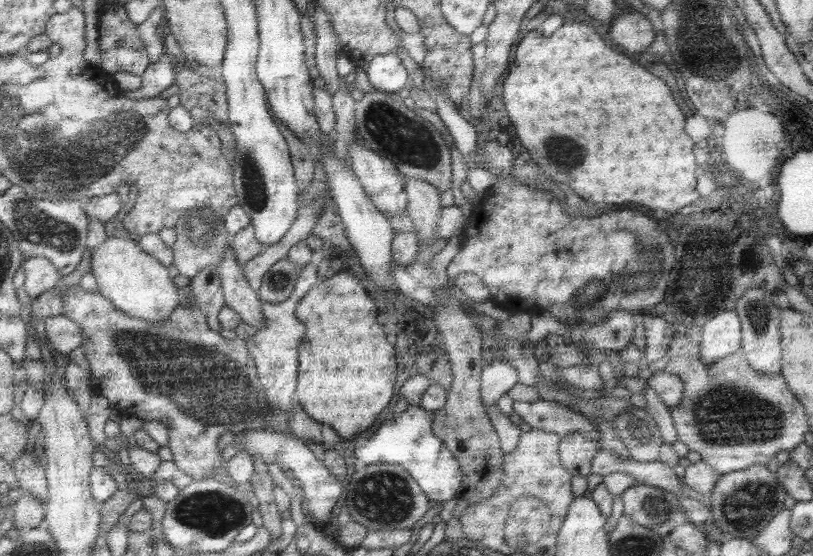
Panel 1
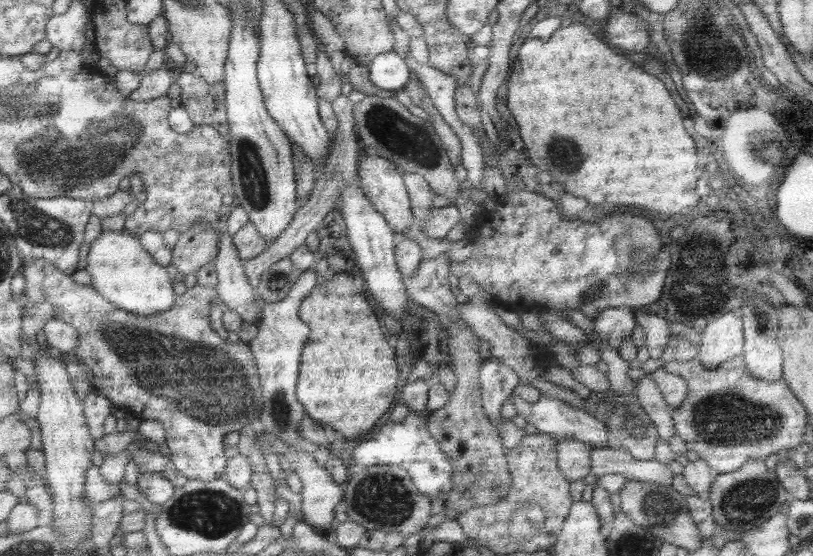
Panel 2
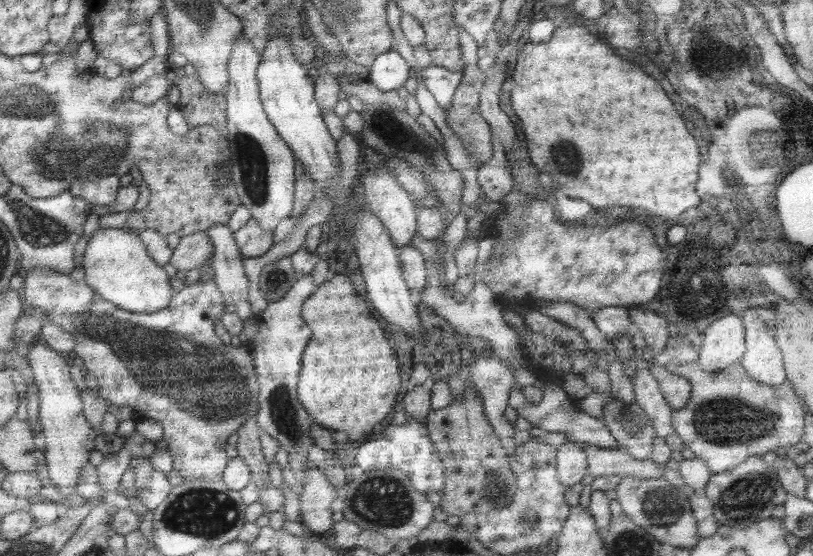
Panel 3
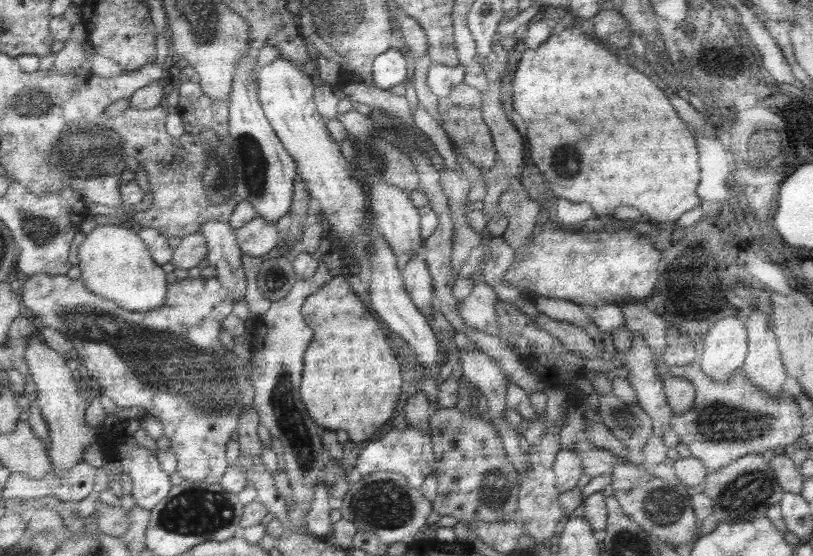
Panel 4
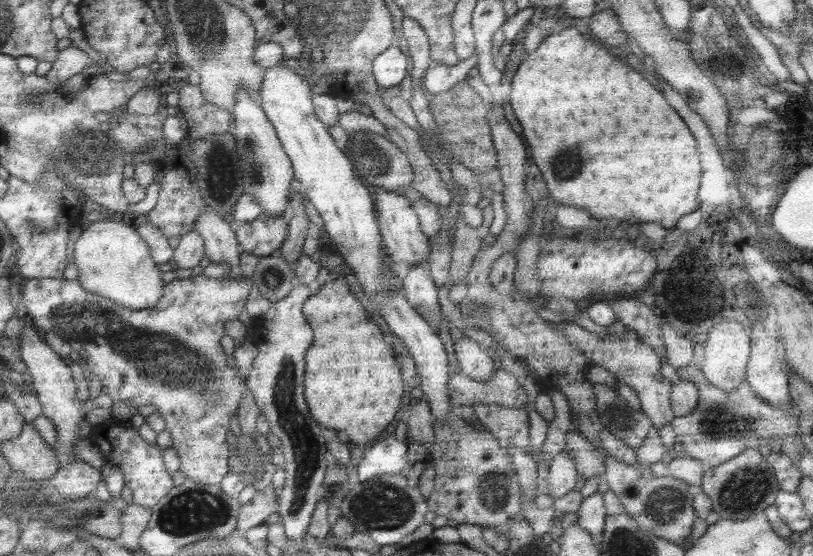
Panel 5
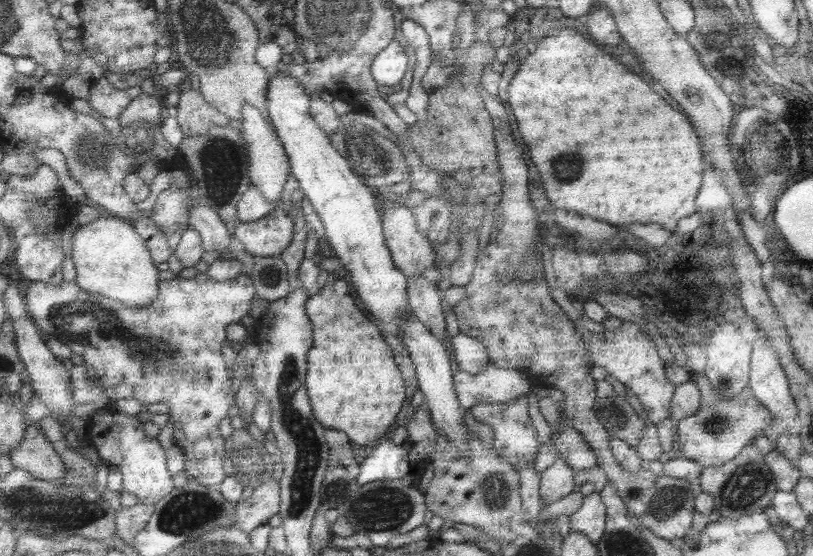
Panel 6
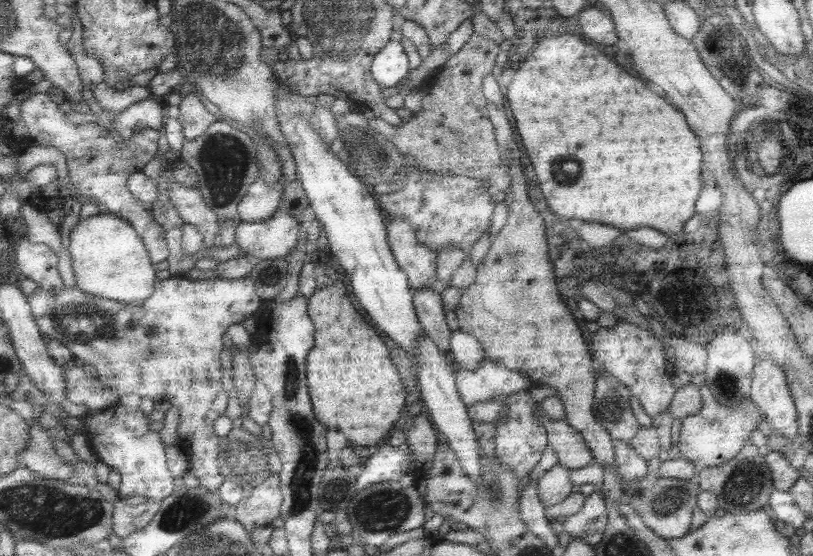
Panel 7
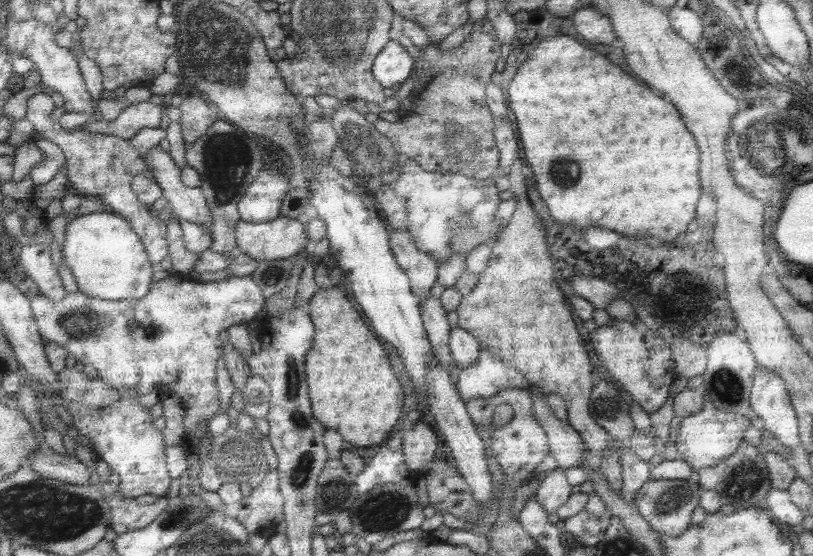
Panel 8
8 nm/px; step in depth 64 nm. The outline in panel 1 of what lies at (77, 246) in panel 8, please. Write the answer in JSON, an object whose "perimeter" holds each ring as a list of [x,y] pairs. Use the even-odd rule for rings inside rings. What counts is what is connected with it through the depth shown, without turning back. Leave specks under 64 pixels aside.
{"perimeter":[[[107,238],[95,252],[91,252],[91,276],[97,282],[97,294],[125,316],[149,324],[163,324],[179,306],[179,290],[169,278],[165,266],[139,250],[131,240]]]}

